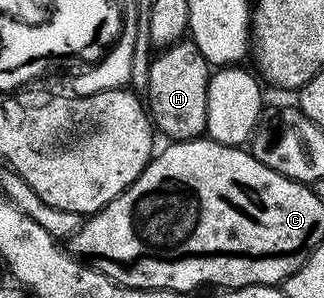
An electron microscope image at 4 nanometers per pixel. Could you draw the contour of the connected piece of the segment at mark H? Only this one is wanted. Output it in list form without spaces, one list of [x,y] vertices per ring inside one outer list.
[[[180,40],[158,53],[150,62],[149,88],[146,91],[153,125],[159,133],[162,131],[168,135],[171,141],[189,141],[191,138],[199,137],[206,128],[206,81],[210,75],[209,62],[192,40]]]

